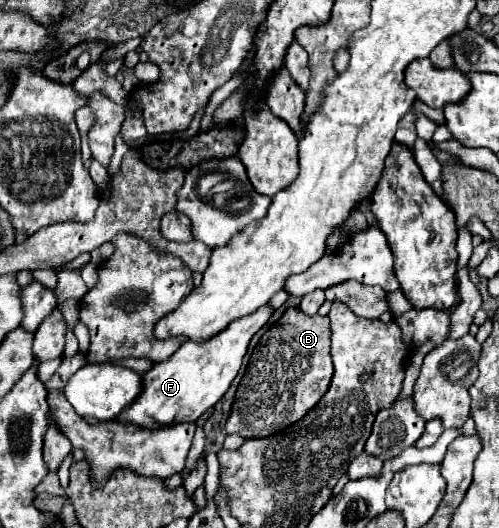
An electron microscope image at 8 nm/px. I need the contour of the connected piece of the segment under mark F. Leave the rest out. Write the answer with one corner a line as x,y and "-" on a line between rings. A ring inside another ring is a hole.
264,304
256,312
230,322
226,330
218,332
218,336
212,336
210,340
204,340
202,344
194,344
192,340
184,342
180,350
172,354
170,360
154,364
154,368
144,374
142,394
116,420
124,424
136,424
142,428
196,422
208,408
216,406
216,402
226,394
242,366
242,358
252,336
270,320
272,314
274,308
270,304

